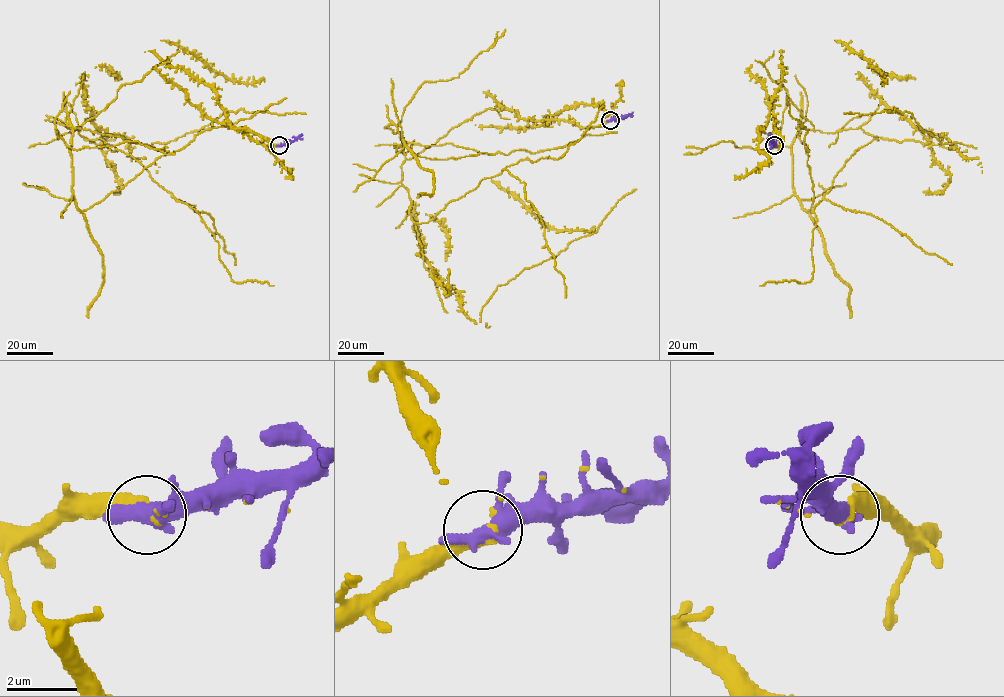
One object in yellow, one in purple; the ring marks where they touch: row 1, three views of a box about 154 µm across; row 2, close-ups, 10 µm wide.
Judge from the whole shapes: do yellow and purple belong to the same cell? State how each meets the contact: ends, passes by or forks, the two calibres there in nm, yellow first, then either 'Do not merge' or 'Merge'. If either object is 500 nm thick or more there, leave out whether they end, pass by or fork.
At the ring yellow ends. At the ring purple forks. Thickness 150 nm (yellow) against 380 nm. Merge

